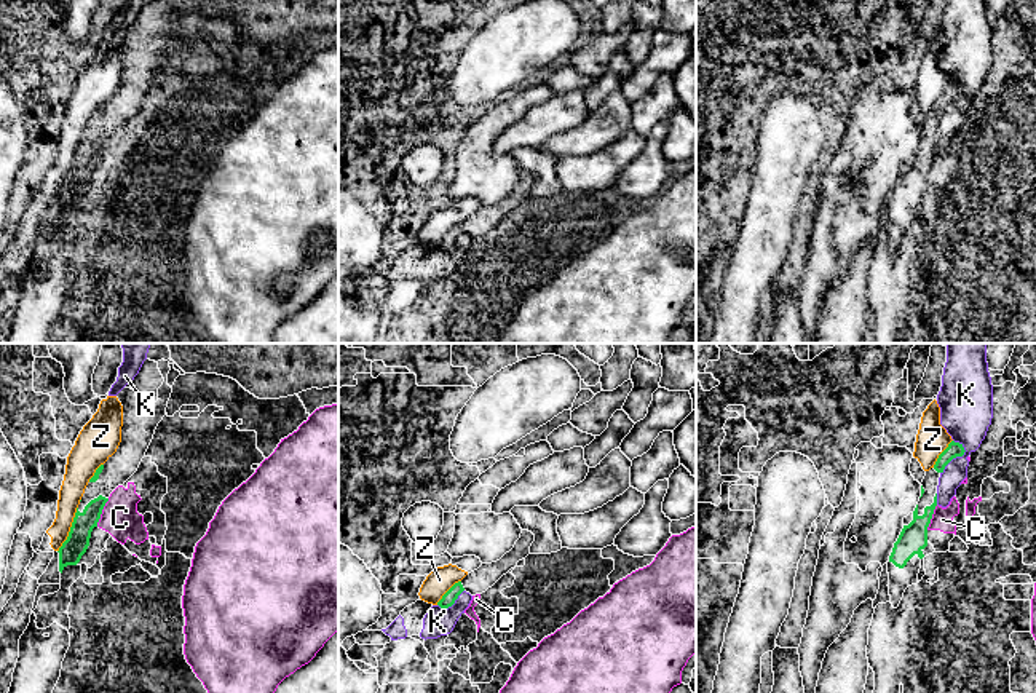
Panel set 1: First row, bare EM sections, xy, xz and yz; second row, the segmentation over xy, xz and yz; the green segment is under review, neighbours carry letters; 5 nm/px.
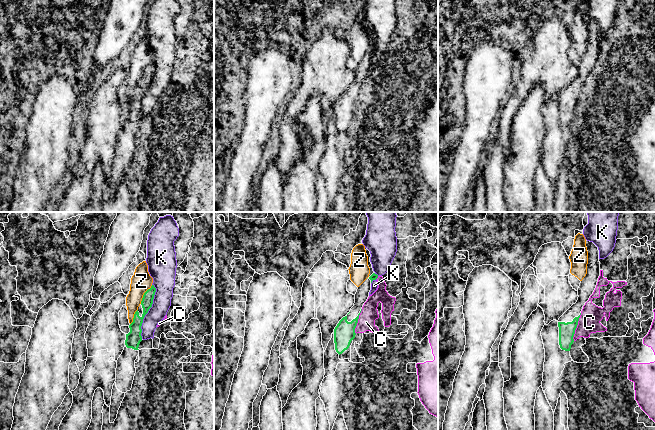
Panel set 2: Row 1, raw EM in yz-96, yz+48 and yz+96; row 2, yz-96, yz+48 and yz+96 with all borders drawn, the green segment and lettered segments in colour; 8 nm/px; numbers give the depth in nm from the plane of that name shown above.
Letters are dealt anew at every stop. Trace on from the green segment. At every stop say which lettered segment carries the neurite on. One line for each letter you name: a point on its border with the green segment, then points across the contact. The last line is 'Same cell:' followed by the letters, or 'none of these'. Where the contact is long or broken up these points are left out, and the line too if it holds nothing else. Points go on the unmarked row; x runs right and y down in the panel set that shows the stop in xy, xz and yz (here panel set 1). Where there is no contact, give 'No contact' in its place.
Same cell: none of these

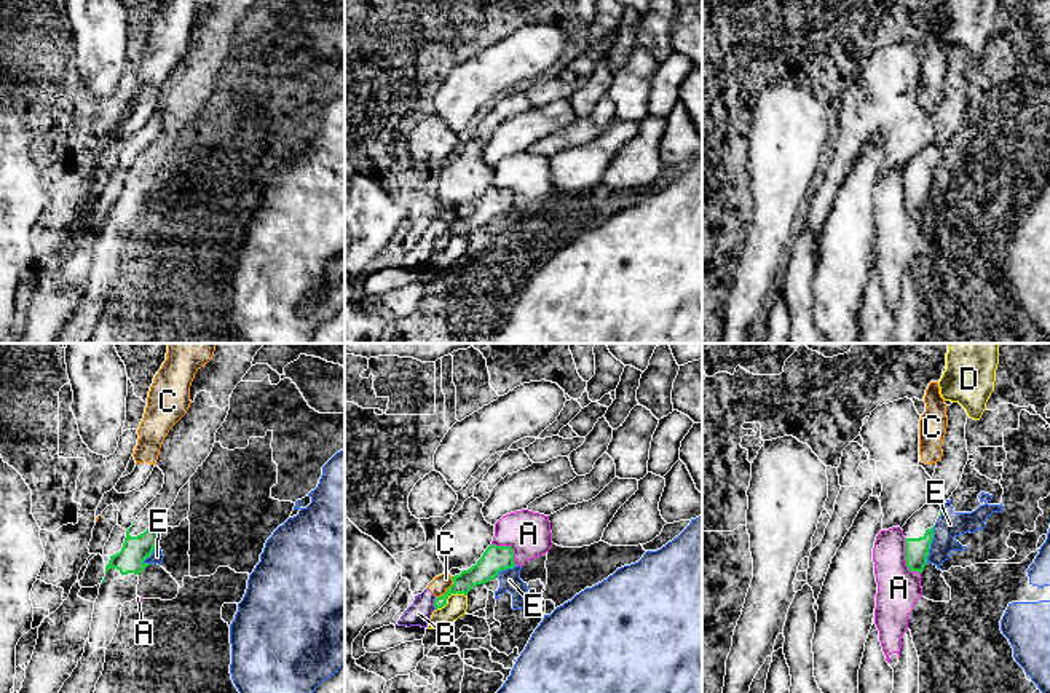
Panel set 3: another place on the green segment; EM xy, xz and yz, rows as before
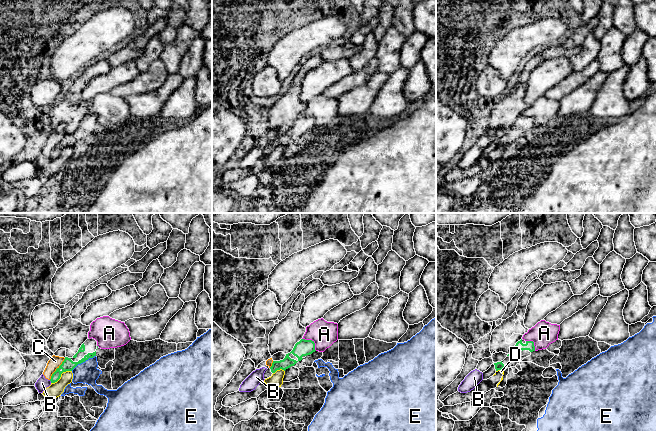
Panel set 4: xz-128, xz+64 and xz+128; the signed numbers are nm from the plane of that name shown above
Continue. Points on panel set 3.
Same cell: none of these

